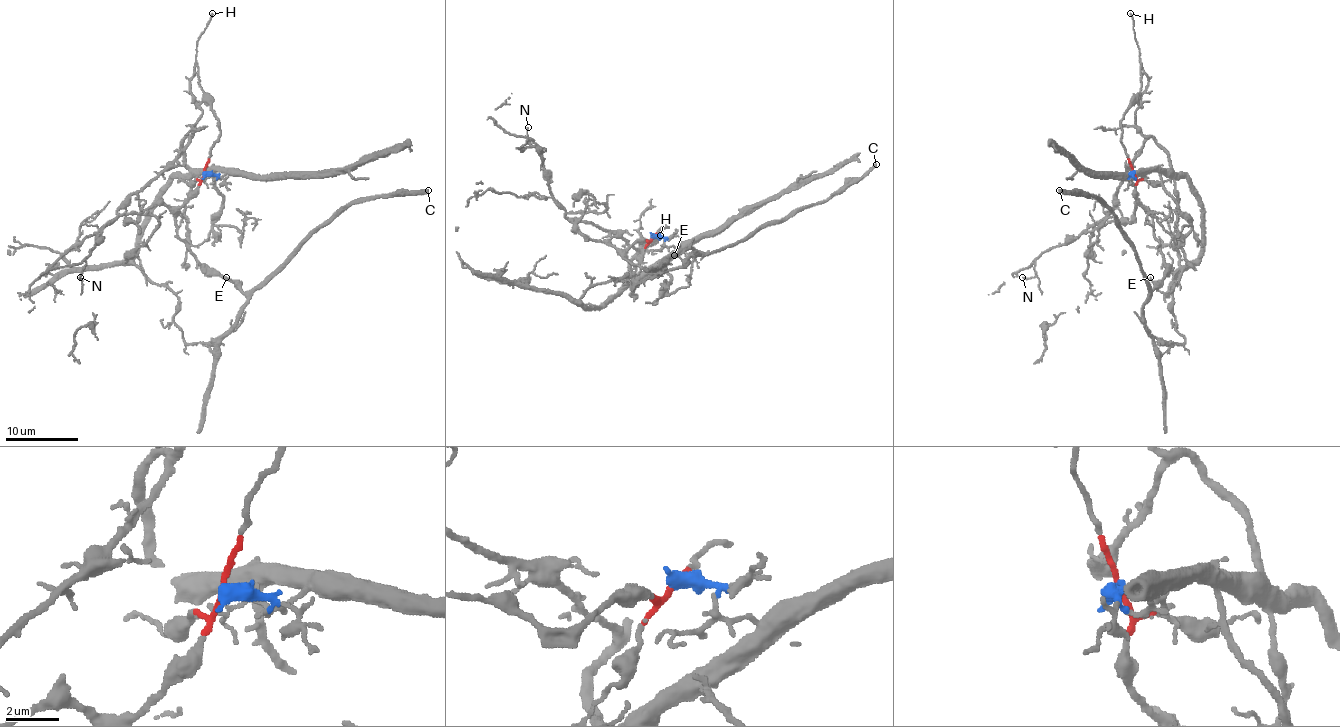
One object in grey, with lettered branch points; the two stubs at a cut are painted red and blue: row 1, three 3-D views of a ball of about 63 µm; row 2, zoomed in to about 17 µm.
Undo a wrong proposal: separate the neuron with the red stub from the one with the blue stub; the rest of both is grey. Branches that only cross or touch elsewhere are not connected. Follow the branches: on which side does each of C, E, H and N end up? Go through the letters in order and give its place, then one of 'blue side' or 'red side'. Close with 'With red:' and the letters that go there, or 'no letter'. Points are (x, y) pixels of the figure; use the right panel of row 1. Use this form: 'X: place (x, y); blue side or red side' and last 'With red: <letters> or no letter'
C: place (1059, 190); red side
E: place (1150, 277); red side
H: place (1130, 13); red side
N: place (1022, 277); blue side
With red: C, E, H

